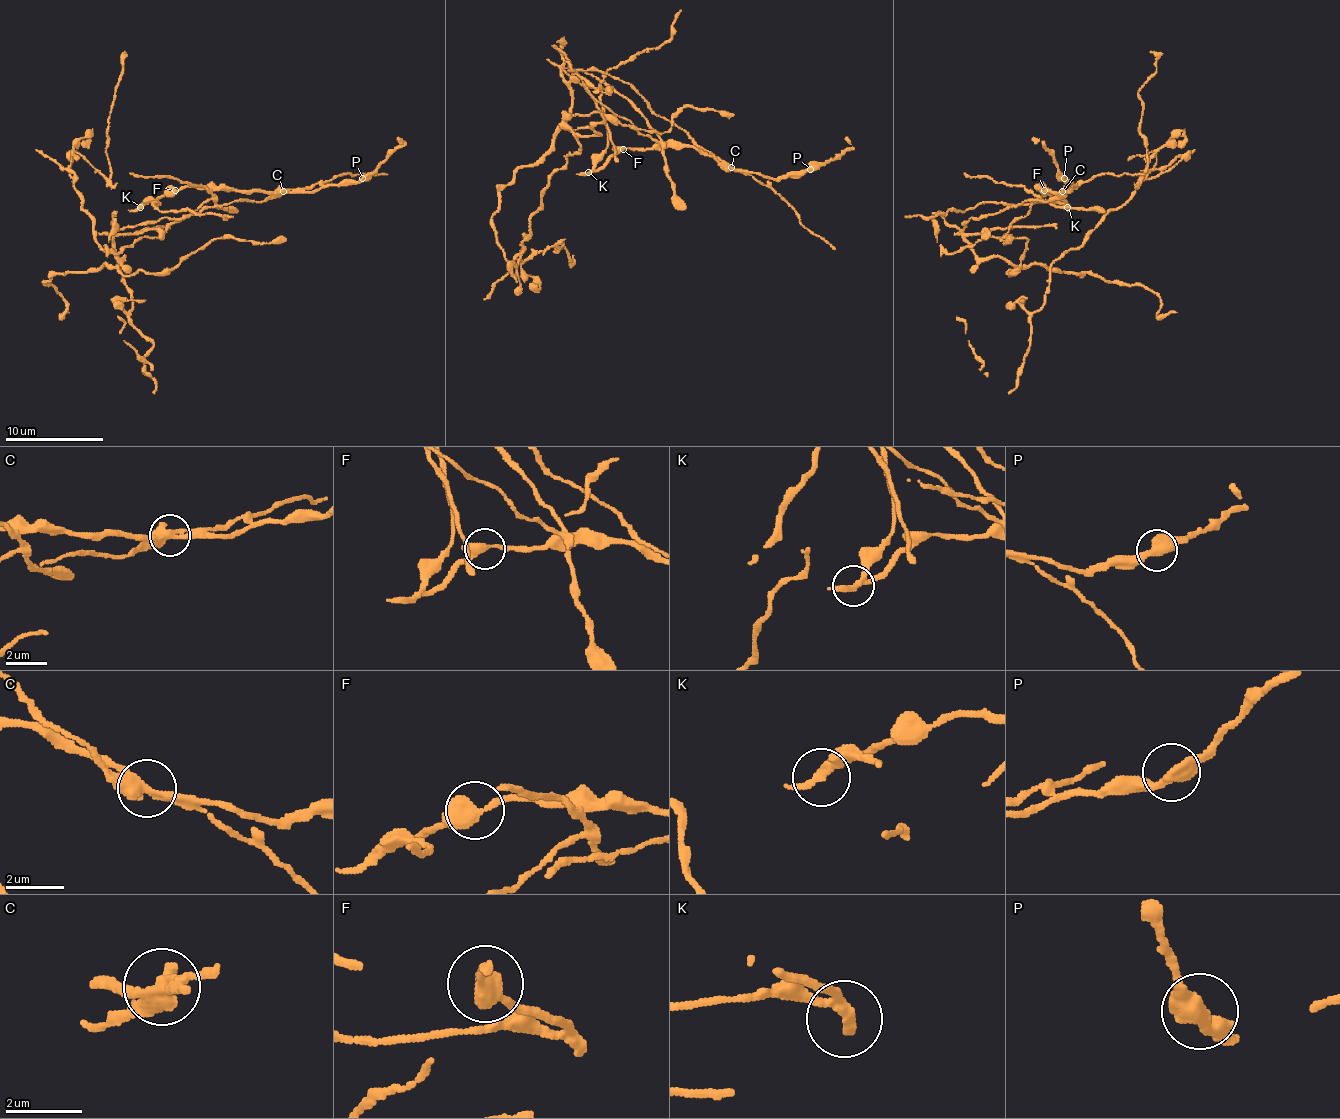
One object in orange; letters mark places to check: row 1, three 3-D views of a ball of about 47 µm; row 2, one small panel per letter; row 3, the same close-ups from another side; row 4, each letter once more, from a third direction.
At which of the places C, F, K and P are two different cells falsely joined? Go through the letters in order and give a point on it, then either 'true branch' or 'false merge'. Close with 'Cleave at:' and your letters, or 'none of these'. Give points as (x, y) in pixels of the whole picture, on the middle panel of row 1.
C: at (731, 167); false merge
F: at (623, 149); true branch
K: at (588, 172); false merge
P: at (810, 169); true branch
Cleave at: C, K

